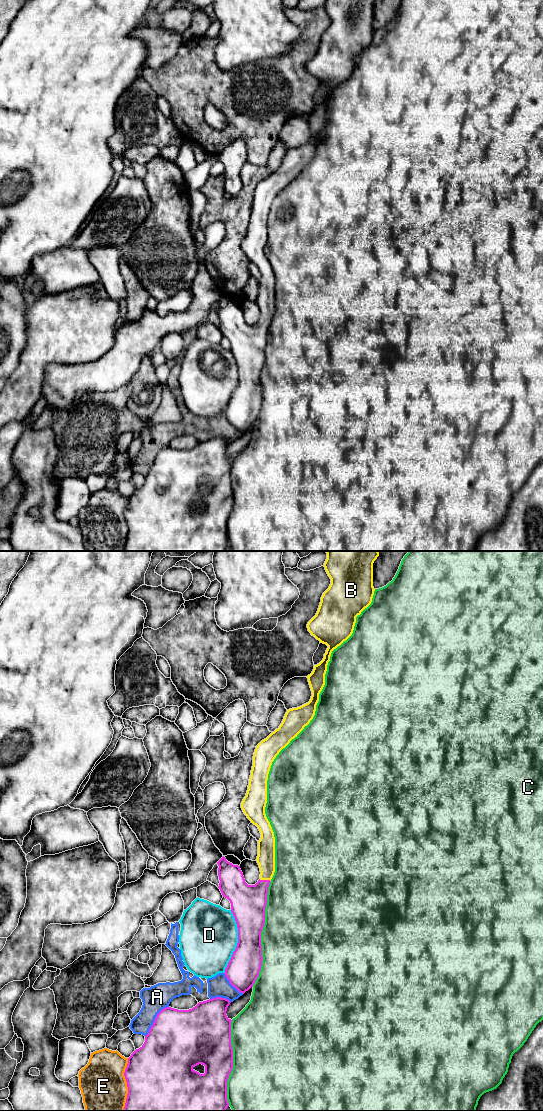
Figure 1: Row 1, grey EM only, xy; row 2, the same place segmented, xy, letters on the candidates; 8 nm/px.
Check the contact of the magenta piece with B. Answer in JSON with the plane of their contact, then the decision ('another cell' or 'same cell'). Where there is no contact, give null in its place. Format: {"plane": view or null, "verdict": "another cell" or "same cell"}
{"plane": "xy", "verdict": "same cell"}

